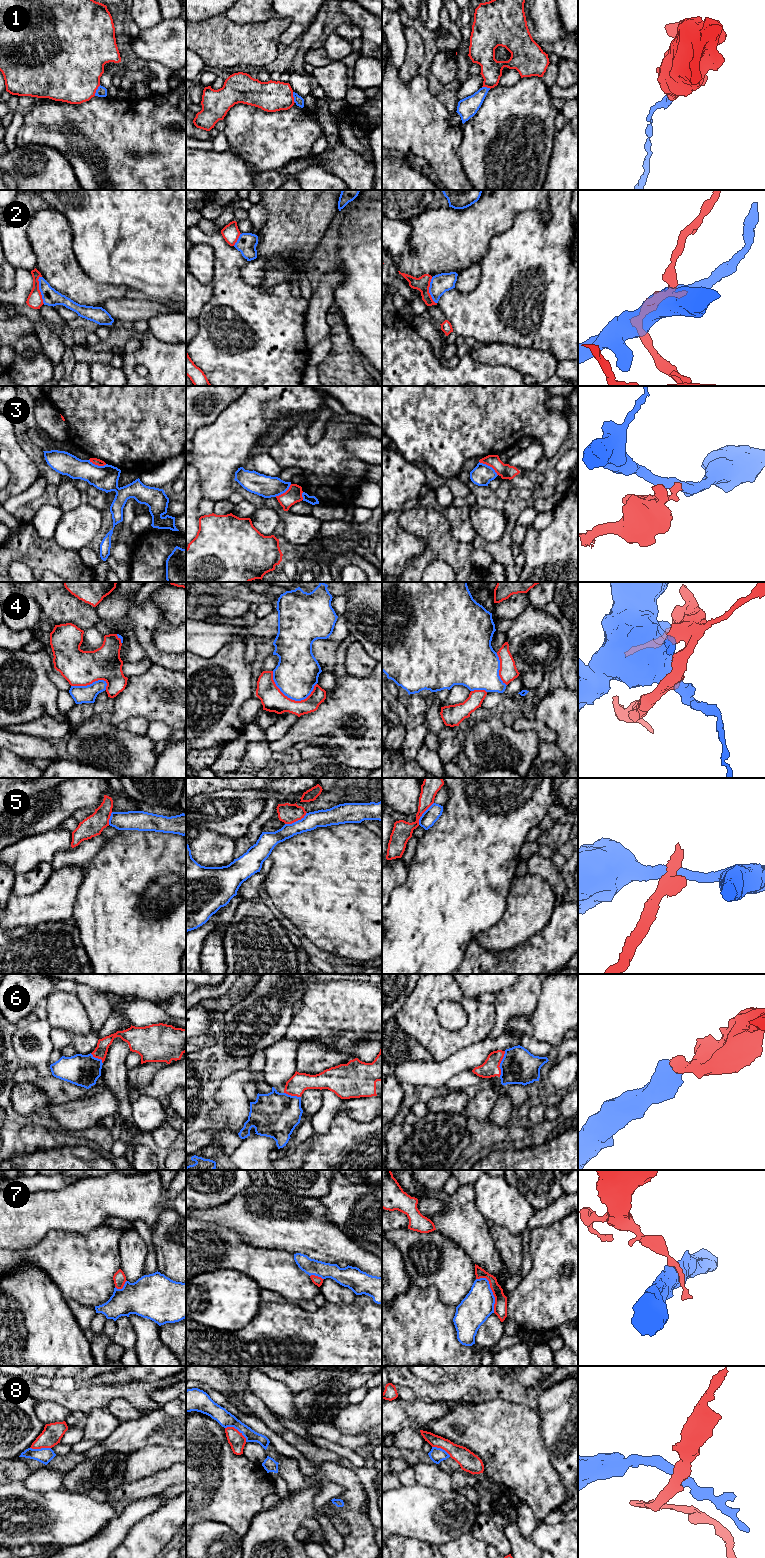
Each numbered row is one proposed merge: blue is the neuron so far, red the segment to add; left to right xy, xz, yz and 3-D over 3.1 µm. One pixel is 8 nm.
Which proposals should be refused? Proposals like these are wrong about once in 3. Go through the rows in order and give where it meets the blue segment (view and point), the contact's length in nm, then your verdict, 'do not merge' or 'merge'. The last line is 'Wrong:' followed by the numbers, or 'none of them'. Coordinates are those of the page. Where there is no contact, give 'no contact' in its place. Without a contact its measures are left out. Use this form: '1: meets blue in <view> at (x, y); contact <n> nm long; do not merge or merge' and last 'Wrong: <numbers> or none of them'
1: meets blue in xy at (96, 90); contact 100 nm long; do not merge
2: meets blue in xy at (39, 289); contact 220 nm long; do not merge
3: meets blue in yz at (489, 466); contact 190 nm long; do not merge
4: meets blue in xz at (290, 698); contact 380 nm long; do not merge
5: meets blue in xz at (296, 821); contact 200 nm long; do not merge
6: meets blue in yz at (500, 1064); contact 220 nm long; merge
7: meets blue in yz at (491, 1291); contact 320 nm long; do not merge
8: meets blue in xz at (237, 1429); contact 200 nm long; do not merge
Wrong: 1, 2, 3, 4, 5, 7, 8

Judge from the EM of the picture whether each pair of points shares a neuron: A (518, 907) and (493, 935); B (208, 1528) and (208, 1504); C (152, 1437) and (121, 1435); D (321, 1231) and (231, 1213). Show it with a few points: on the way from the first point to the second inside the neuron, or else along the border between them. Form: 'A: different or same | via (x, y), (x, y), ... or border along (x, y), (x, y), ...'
A: same | via (516, 914), (500, 930)
B: different | border along (196, 1522), (223, 1522), (230, 1528)
C: same | via (144, 1435), (129, 1435)
D: same | via (299, 1225), (269, 1223), (253, 1217)

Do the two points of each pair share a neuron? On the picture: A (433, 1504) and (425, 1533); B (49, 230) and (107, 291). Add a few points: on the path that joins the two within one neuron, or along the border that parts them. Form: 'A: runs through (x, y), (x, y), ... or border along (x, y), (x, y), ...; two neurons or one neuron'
A: runs through (433, 1511), (427, 1526); one neuron
B: runs through (54, 249), (66, 265), (88, 287); one neuron

